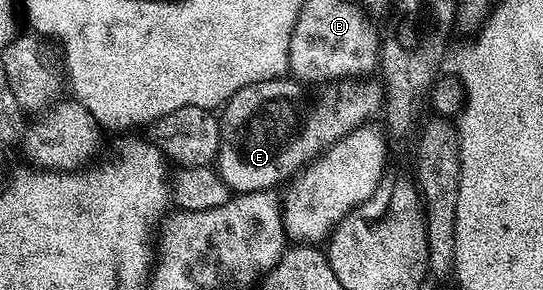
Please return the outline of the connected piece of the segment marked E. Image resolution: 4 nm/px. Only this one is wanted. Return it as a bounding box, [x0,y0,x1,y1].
[216,77,384,193]

